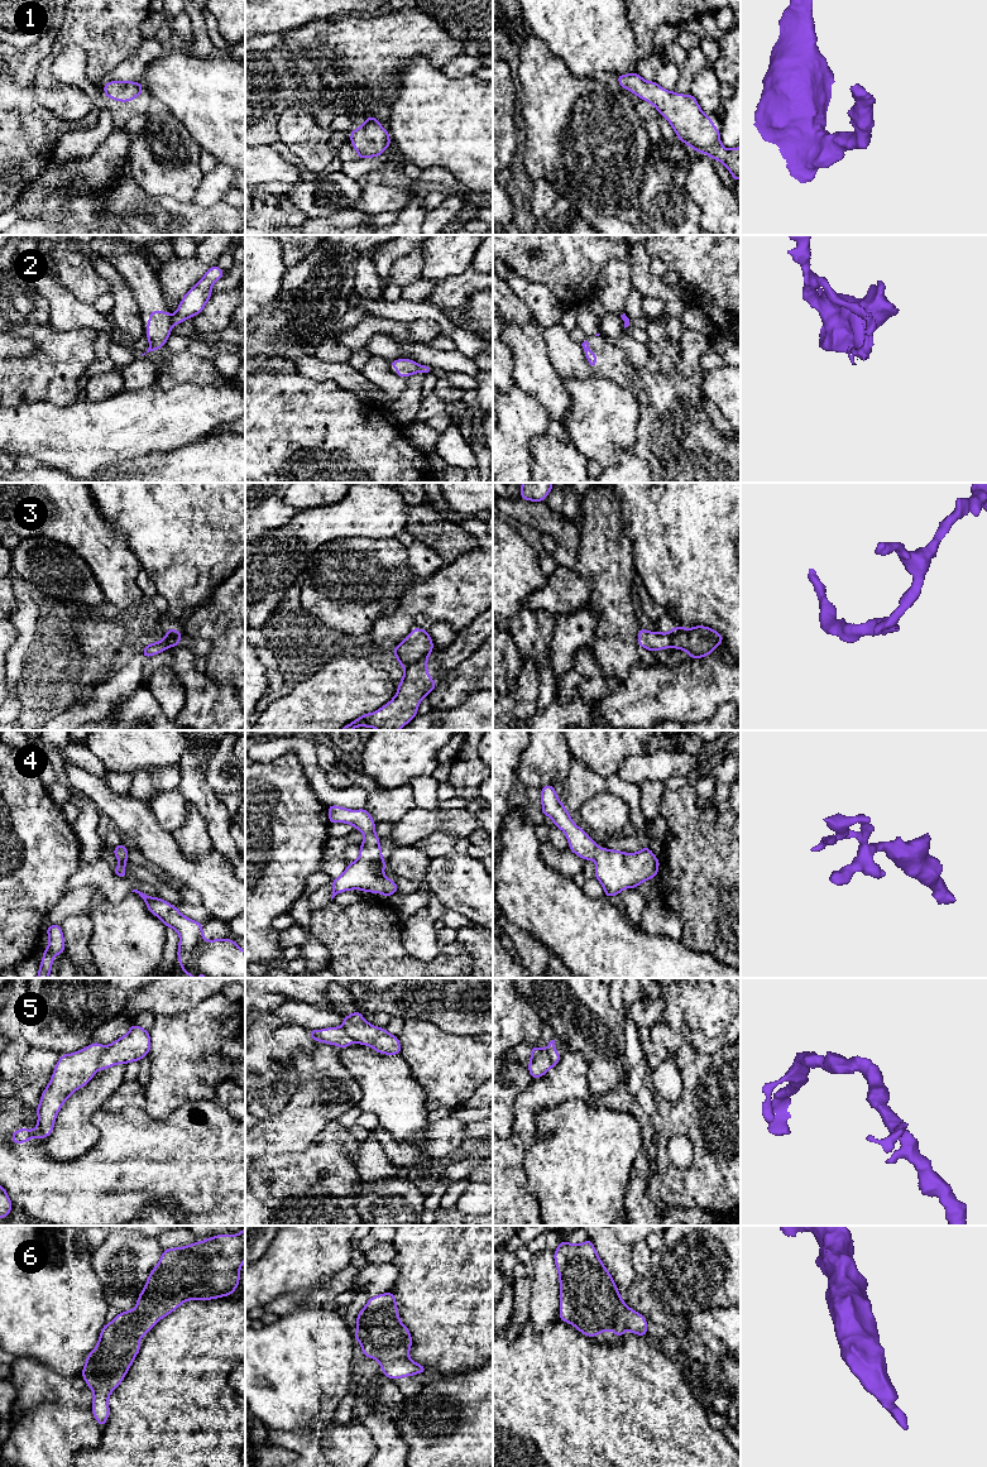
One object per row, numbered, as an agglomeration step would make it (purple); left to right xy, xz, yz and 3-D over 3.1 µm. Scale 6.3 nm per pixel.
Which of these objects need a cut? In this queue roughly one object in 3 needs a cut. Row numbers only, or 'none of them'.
2, 3, 5

